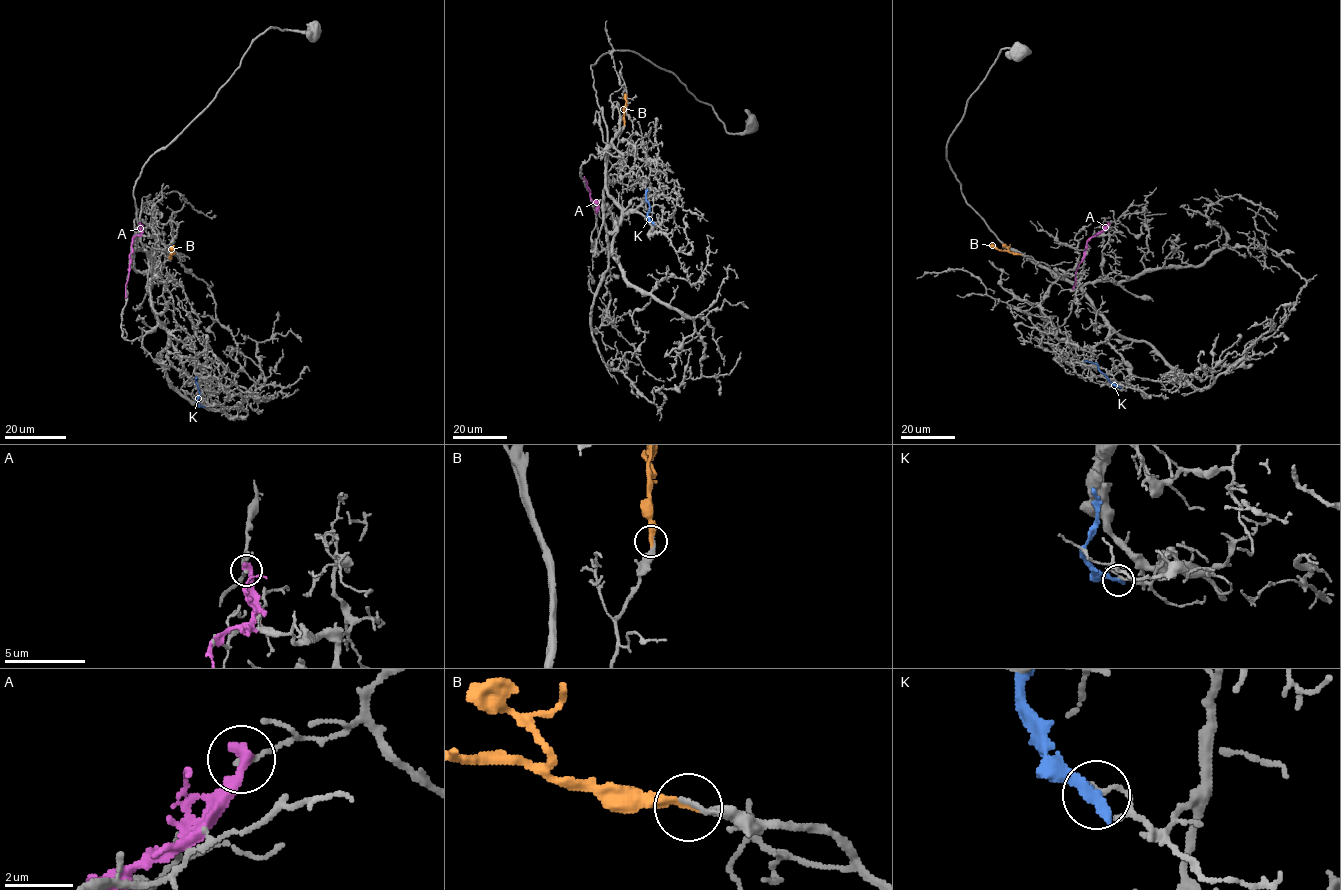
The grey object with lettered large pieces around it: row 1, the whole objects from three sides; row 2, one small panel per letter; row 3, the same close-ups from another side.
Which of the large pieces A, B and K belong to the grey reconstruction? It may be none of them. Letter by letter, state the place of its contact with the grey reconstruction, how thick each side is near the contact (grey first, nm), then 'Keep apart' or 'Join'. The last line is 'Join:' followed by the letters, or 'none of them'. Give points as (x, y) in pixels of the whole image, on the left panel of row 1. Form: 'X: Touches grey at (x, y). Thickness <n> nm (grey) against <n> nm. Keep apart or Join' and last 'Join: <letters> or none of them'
A: Touches grey at (139, 224). Thickness 170 nm (grey) against 400 nm. Keep apart
B: Touches grey at (171, 258). Thickness 190 nm (grey) against 300 nm. Join
K: Touches grey at (203, 406). Thickness 170 nm (grey) against 320 nm. Keep apart
Join: B

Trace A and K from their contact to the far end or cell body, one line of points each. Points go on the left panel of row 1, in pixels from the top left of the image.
A: (139, 224), (140, 233), (132, 238), (126, 297)
K: (203, 406), (197, 402), (197, 377)

